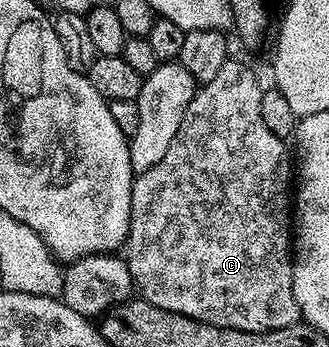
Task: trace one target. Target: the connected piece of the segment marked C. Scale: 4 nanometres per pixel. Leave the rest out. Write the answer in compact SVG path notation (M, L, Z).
M230 58L223 62L223 66L219 66L219 74L215 74L215 78L211 78L211 82L200 85L197 93L193 95L191 106L187 106L187 110L183 114L183 122L179 126L179 130L175 134L175 138L171 138L171 146L167 146L167 154L163 154L163 158L159 158L159 162L155 162L155 166L151 166L151 170L136 173L133 189L131 190L131 222L129 223L129 236L125 239L123 245L123 258L127 262L127 266L131 270L131 278L135 285L136 291L139 293L140 299L151 302L151 306L159 306L159 310L171 310L175 314L186 315L187 318L198 319L199 322L213 323L217 327L231 327L241 331L271 331L279 330L280 327L291 326L299 320L297 311L297 303L295 302L295 294L293 293L293 258L291 255L291 172L289 176L289 156L291 160L291 152L285 149L286 141L282 137L271 134L271 130L267 130L266 124L263 123L263 113L259 111L259 102L263 84L257 81L257 76L244 64L241 60Z

